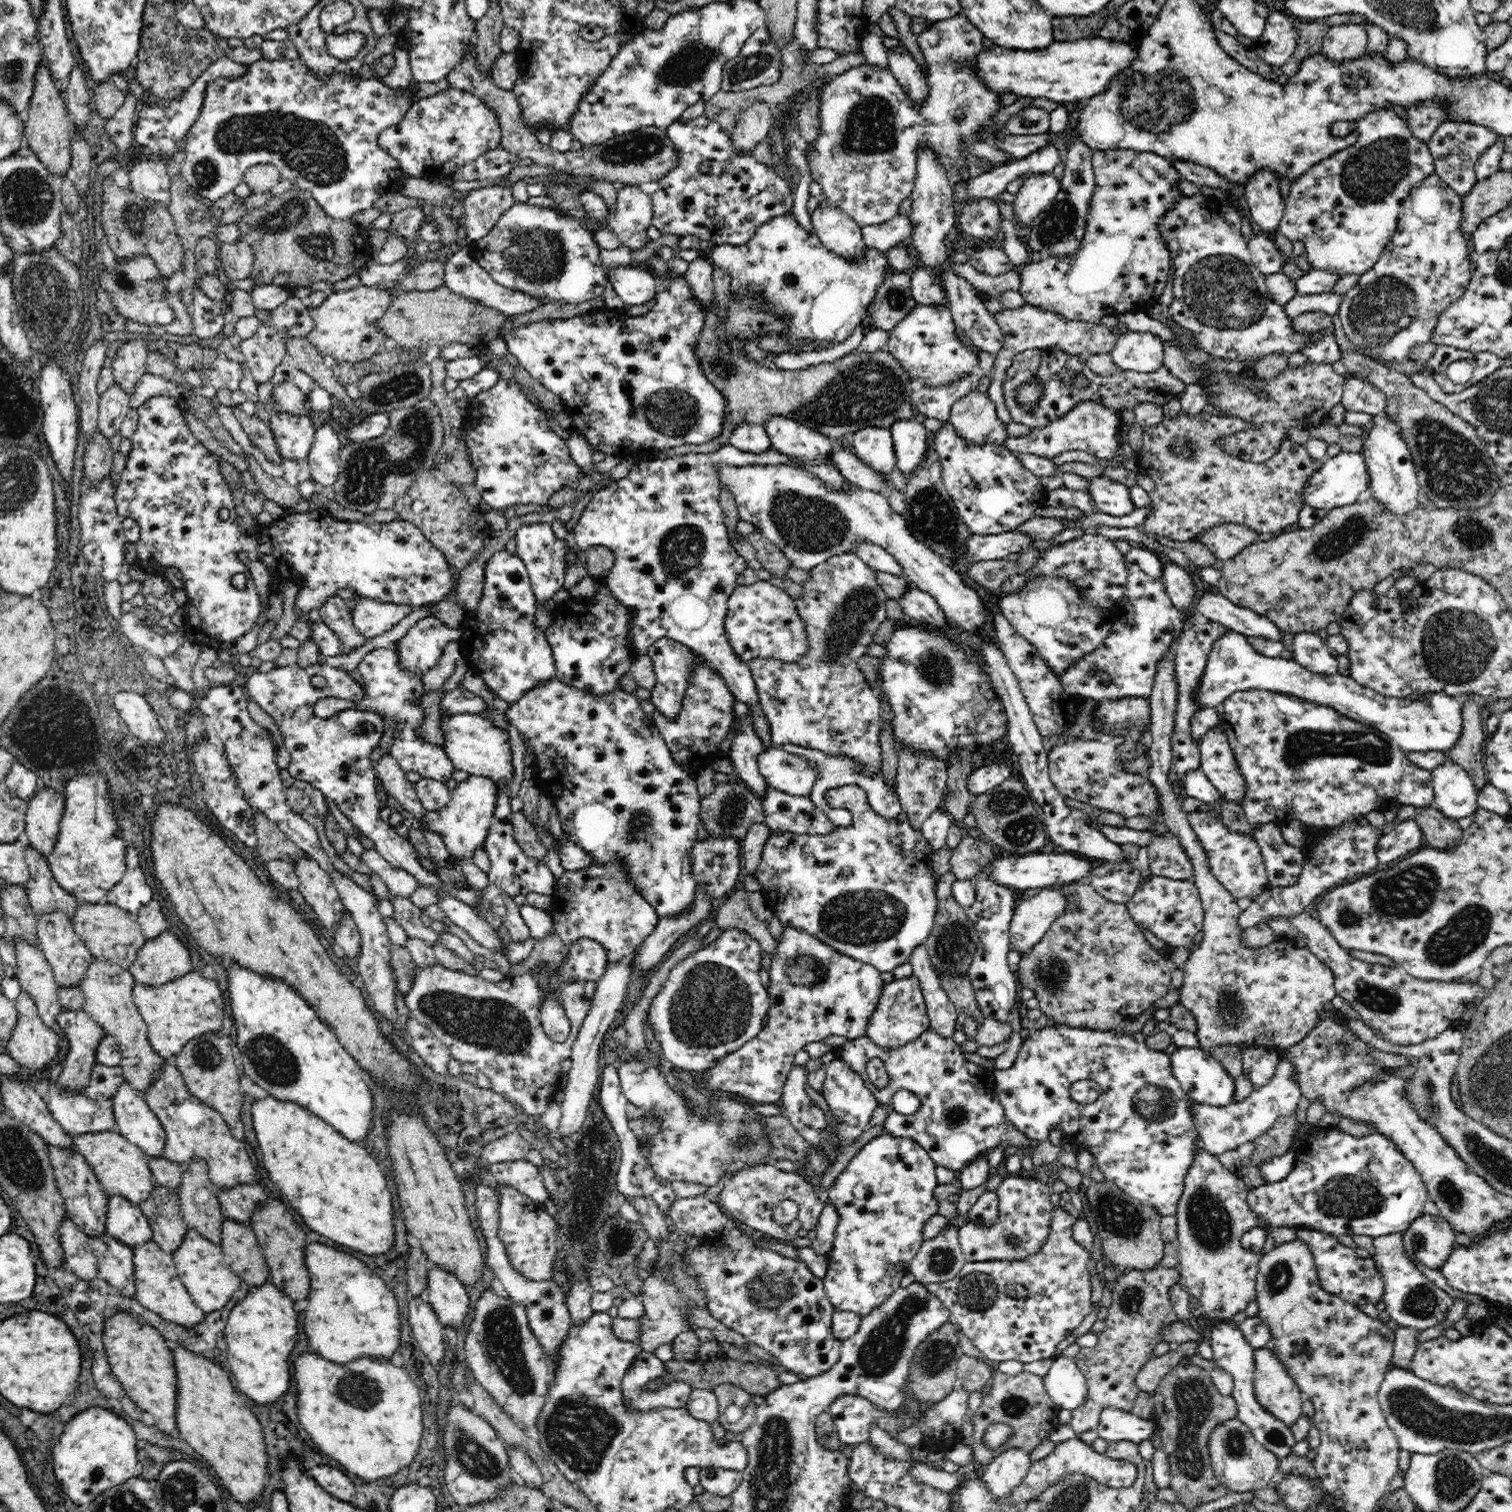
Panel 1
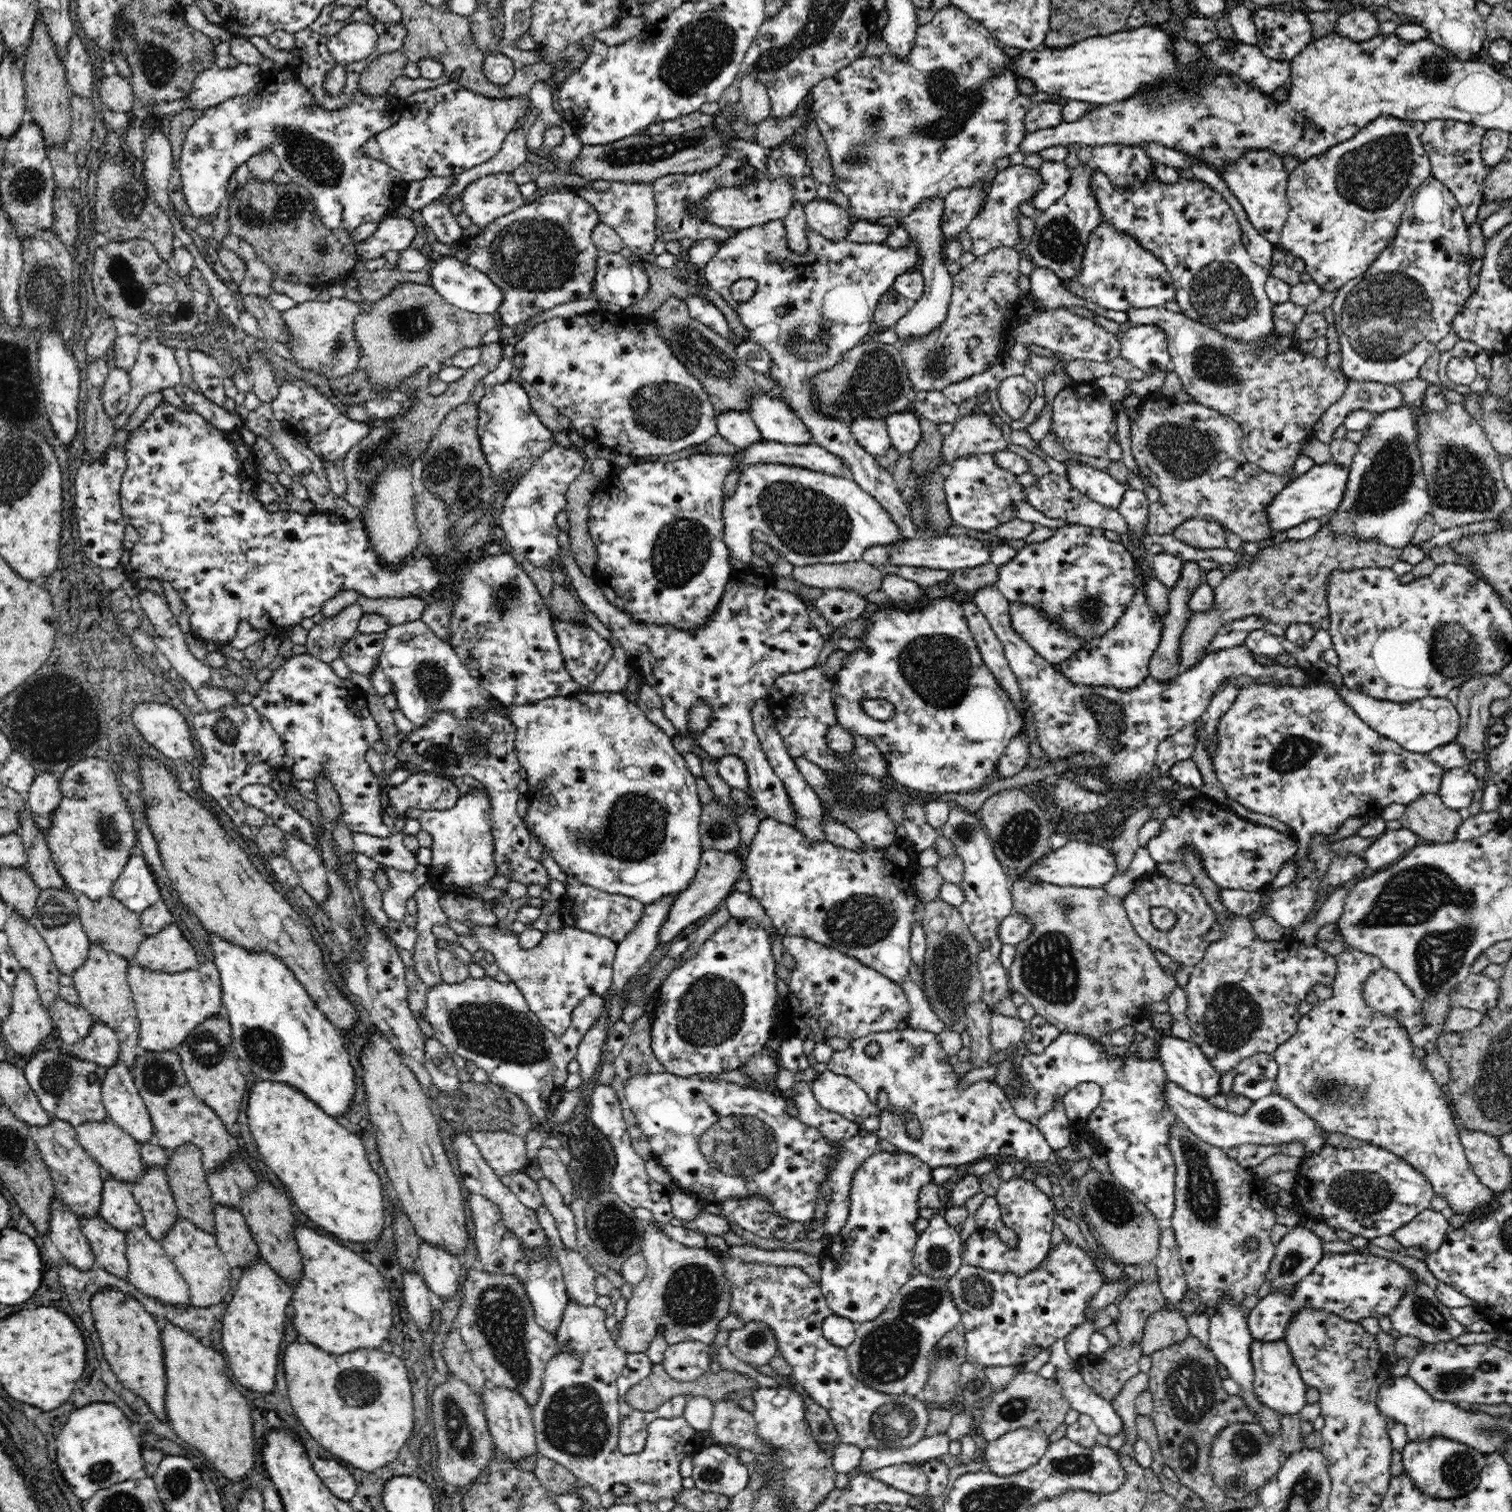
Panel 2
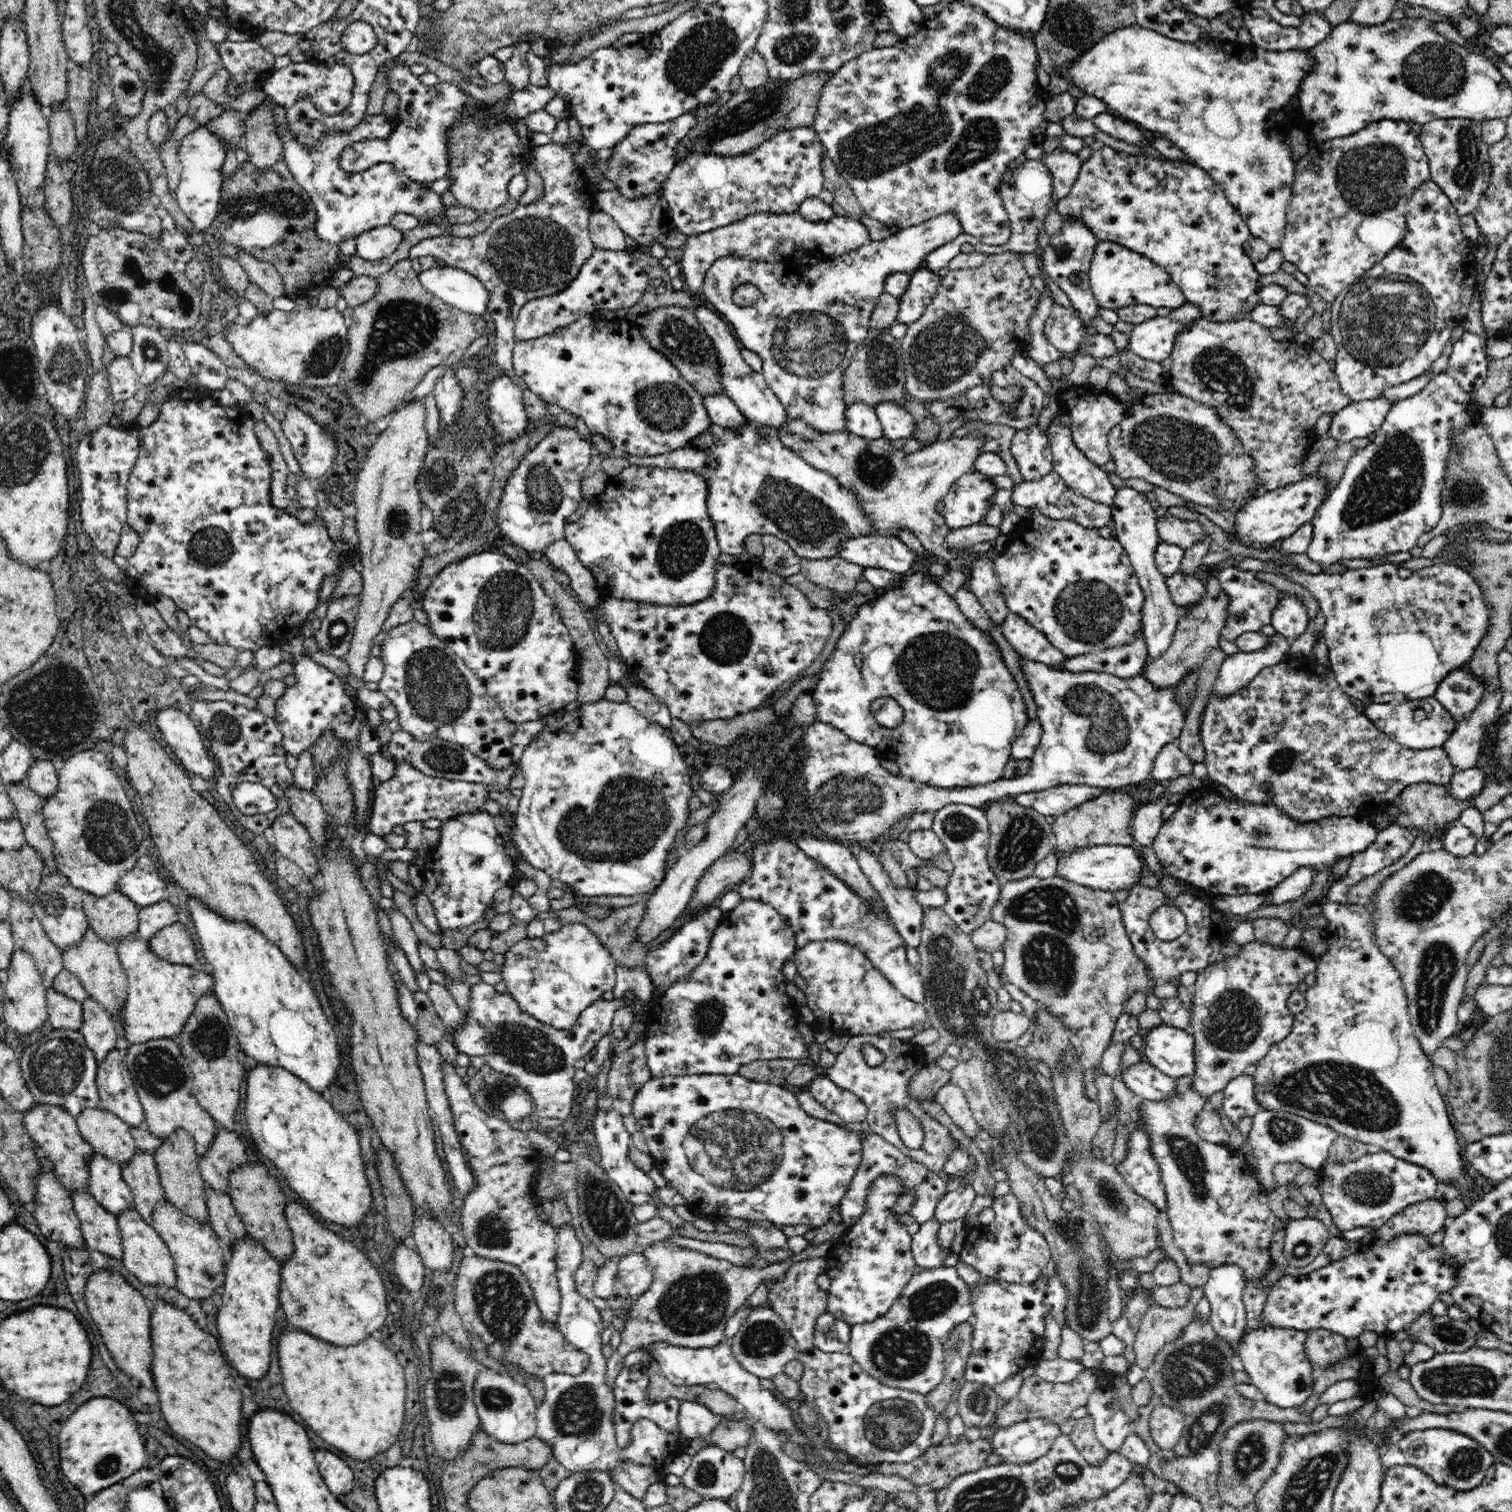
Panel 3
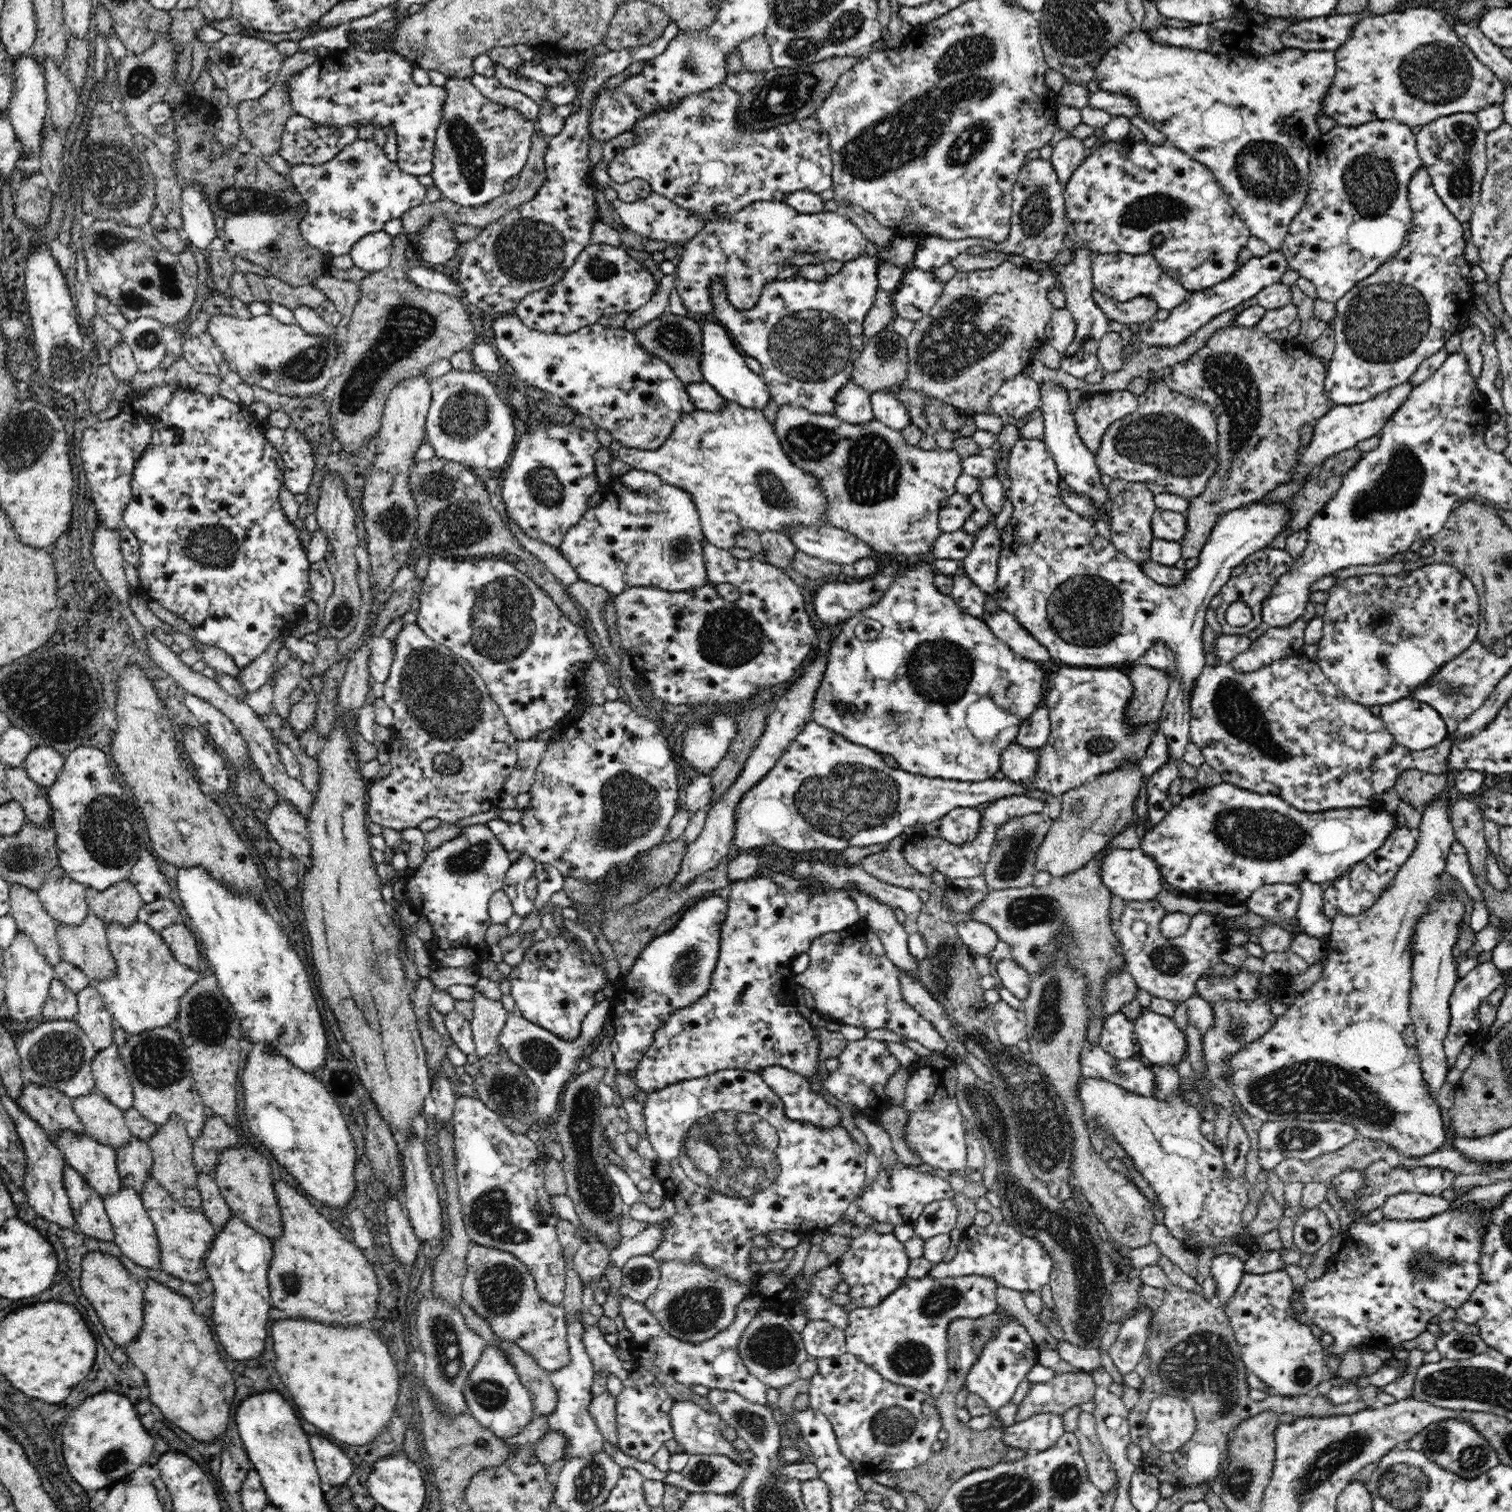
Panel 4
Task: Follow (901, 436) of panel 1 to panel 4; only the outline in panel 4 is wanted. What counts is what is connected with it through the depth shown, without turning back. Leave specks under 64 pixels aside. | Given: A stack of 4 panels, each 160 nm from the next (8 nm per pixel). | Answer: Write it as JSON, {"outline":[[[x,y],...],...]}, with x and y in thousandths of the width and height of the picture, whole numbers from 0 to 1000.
{"outline":[[[579,259],[575,263],[576,263],[578,277],[583,279],[583,280],[596,285],[603,280],[601,271],[597,265],[593,264],[592,259]]]}

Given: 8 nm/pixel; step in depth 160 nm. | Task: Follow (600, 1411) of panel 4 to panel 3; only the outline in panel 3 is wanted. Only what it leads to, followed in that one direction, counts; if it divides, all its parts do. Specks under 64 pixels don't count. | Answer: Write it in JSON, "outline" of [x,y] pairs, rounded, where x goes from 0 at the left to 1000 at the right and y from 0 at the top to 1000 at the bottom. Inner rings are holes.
{"outline":[[[550,819],[538,825],[534,824],[522,833],[510,835],[506,839],[485,837],[481,833],[476,833],[461,827],[450,825],[441,820],[426,824],[425,829],[431,839],[431,848],[430,852],[423,858],[421,858],[417,865],[417,872],[411,880],[411,888],[401,899],[400,915],[403,918],[407,918],[407,913],[412,905],[413,897],[420,893],[429,893],[434,888],[458,892],[475,890],[479,885],[480,874],[495,860],[502,849],[505,847],[519,845],[525,835],[545,831],[553,820],[554,819]],[[410,966],[407,972],[407,980],[409,984],[413,985],[423,993],[426,992],[427,985],[437,979],[438,977],[435,972],[427,969]]]}

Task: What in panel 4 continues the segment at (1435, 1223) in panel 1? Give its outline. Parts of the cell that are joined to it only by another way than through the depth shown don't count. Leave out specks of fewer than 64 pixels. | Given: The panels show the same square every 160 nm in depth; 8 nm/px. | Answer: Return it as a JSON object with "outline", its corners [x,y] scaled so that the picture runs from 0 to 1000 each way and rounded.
{"outline":[[[926,788],[919,791],[915,798],[915,806],[918,807],[938,808],[959,800],[960,795],[953,790],[932,790]]]}

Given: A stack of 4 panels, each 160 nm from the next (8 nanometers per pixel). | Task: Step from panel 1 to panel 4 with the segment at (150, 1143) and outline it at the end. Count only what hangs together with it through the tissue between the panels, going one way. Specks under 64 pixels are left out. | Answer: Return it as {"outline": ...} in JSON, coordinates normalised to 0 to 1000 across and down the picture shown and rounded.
{"outline":[[[77,690],[64,695],[60,702],[60,708],[64,722],[72,729],[81,735],[88,731],[88,719]]]}

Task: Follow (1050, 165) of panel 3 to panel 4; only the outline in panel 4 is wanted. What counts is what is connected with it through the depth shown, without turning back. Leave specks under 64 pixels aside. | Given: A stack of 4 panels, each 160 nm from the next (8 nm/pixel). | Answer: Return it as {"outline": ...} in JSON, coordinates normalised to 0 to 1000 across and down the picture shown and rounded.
{"outline":[[[708,89],[704,91],[704,93],[701,93],[701,94],[696,97],[694,106],[696,108],[696,111],[698,112],[702,124],[704,124],[704,122],[708,120],[710,114],[719,104],[717,99],[718,99],[718,97],[716,93]]]}

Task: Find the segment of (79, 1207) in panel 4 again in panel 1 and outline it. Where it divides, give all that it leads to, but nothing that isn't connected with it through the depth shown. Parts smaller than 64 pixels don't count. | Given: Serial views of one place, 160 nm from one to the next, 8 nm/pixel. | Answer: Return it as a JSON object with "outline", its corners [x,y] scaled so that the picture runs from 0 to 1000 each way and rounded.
{"outline":[[[70,815],[59,818],[59,823],[64,832],[64,844],[81,856],[89,858],[88,826]]]}

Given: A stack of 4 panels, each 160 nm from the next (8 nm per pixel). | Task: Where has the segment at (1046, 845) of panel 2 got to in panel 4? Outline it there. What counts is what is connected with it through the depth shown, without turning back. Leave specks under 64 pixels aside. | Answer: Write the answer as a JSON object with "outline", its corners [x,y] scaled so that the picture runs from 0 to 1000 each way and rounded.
{"outline":[[[681,538],[668,541],[659,549],[659,554],[655,568],[650,575],[650,580],[655,589],[665,589],[671,587],[681,586],[685,577],[685,573],[687,560],[692,552],[696,542],[692,538]]]}

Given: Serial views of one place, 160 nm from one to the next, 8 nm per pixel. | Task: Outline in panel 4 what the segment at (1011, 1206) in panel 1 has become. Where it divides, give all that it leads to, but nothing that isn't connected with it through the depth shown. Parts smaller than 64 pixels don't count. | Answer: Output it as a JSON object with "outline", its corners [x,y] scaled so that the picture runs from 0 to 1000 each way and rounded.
{"outline":[[[655,809],[653,811],[644,810],[637,814],[636,819],[634,823],[633,829],[628,835],[621,835],[613,842],[614,845],[632,845],[635,844],[647,843],[657,846],[659,849],[677,854],[687,854],[692,849],[694,849],[694,843],[696,839],[696,835],[693,827],[685,819],[672,815],[666,809]]]}

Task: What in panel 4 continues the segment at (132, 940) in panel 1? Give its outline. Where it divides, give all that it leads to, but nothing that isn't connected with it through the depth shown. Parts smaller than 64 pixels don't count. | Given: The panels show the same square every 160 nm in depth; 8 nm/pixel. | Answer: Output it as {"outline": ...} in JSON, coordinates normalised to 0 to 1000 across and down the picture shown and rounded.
{"outline":[[[85,581],[68,589],[58,587],[56,596],[60,603],[70,611],[78,610],[82,612],[91,609],[91,603],[95,598],[93,591]]]}

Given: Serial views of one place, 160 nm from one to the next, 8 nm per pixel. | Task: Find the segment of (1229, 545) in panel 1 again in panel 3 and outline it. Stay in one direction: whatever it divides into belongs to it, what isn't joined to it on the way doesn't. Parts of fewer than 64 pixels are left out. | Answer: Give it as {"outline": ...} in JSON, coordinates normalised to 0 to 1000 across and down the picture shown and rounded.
{"outline":[[[773,340],[765,343],[765,350],[768,358],[780,361],[783,364],[799,355],[792,345],[782,344]]]}

